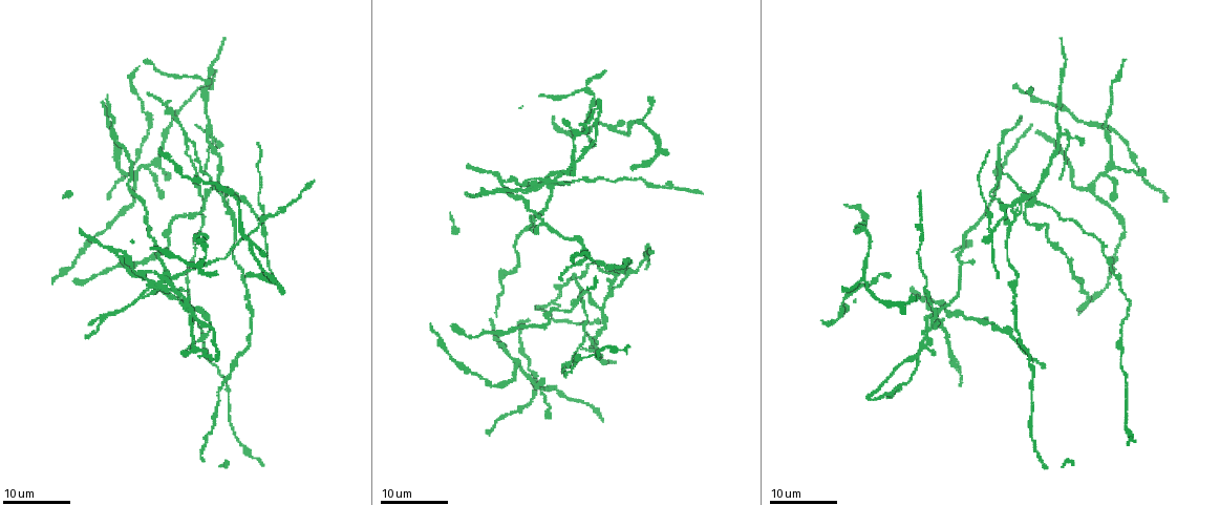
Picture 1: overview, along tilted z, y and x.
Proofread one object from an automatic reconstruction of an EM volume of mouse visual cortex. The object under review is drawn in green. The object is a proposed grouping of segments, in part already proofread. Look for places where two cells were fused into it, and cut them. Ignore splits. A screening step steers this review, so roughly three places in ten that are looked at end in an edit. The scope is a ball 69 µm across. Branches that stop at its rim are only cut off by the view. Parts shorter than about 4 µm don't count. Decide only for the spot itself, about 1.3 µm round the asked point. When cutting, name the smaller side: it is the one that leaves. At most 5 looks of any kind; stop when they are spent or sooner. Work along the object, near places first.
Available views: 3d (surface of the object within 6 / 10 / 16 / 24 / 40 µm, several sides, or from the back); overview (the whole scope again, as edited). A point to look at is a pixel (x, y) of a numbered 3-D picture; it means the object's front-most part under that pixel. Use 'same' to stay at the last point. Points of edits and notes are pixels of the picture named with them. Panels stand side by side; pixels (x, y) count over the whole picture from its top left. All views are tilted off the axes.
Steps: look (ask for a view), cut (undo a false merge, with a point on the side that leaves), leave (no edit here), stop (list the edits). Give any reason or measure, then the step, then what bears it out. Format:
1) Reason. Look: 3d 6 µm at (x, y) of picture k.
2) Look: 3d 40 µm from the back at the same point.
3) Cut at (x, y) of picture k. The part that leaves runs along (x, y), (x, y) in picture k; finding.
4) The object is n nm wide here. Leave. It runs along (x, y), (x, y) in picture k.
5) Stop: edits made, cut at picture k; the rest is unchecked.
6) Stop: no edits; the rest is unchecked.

Branch point. Look: 3d 24 µm at (1022, 201) of picture 1.

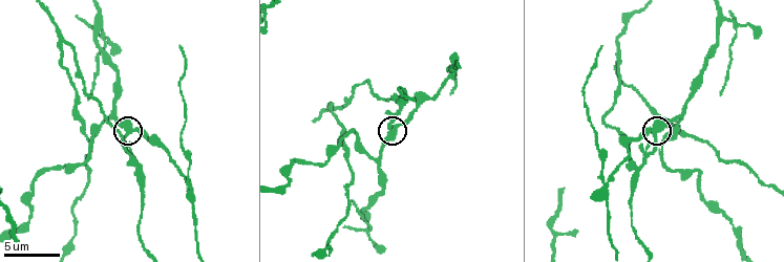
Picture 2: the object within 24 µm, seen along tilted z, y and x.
Zoom in. Look: 3d 6 µm at (654, 133) of picture 2.

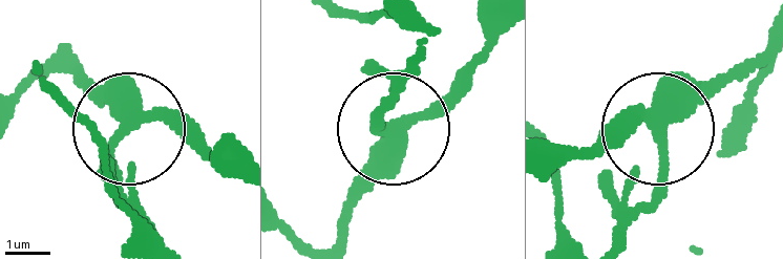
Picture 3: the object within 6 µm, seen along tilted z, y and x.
The object is 330 nm wide here. Leave. It runs along (15, 101), (50, 73), (124, 128), (157, 115), (229, 146) in picture 3; all the same cell.

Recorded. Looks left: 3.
Thick turns thin. Look: 3d 10 µm at (194, 205) of picture 2.

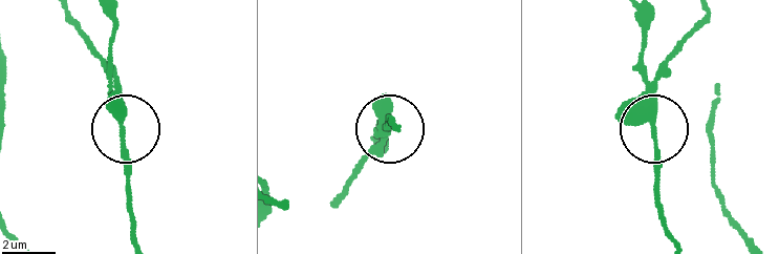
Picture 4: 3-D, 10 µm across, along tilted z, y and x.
From behind. Look: 3d 10 µm from the back at (123, 129) of picture 4.

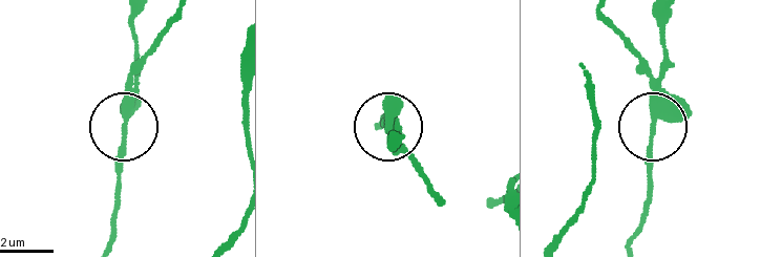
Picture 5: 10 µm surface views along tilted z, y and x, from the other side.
The object is 280 nm wide here. Cut at (125, 144) of picture 5. The part that leaves runs along (652, 101), (666, 51), (666, 17) in picture 5; a second cell is stuck on.

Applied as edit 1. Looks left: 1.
Stop: edits made, cut at picture 5; the rest is unchecked.

